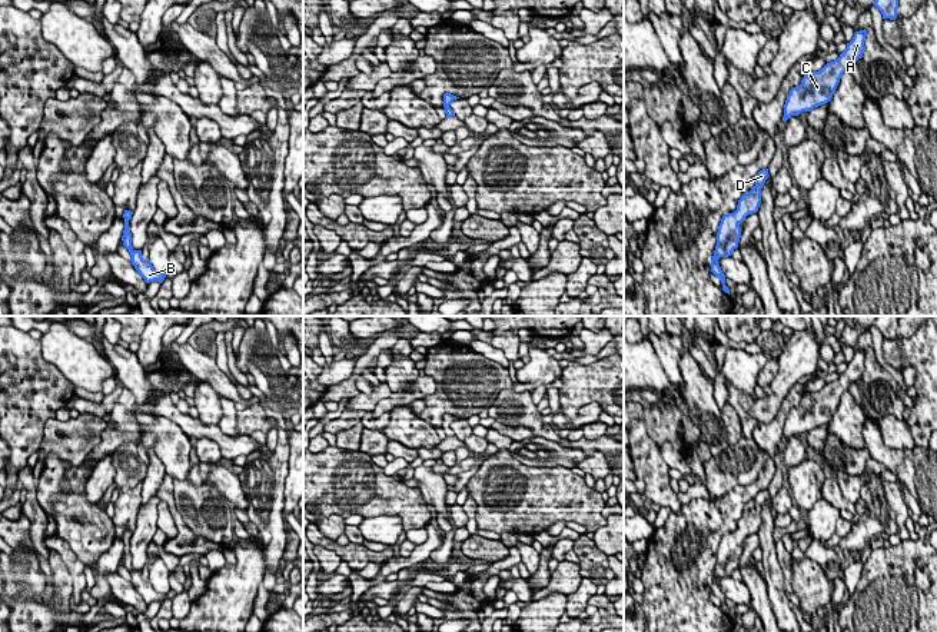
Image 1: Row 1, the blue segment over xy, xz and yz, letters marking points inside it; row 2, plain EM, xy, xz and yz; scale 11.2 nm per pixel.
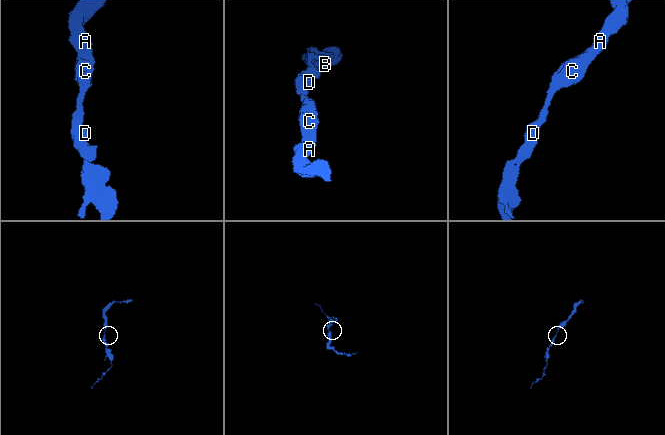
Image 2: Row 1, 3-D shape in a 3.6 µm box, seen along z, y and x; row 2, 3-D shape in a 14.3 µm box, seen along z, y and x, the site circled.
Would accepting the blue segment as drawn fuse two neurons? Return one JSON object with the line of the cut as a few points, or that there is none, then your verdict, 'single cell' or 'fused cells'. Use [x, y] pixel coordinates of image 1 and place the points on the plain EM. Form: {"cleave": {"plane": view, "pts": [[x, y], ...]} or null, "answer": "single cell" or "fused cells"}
{"cleave": null, "answer": "single cell"}

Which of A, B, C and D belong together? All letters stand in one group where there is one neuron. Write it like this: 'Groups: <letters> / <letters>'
Groups: A B C D

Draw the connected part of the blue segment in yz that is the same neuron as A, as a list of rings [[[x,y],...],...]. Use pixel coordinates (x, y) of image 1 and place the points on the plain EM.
[[[865,349],[855,352],[853,360],[847,363],[847,369],[837,380],[827,383],[818,392],[808,392],[804,395],[801,405],[793,408],[787,416],[784,425],[784,442],[791,436],[810,432],[831,420],[840,399],[848,390],[850,383],[863,377],[865,370],[865,356]]]

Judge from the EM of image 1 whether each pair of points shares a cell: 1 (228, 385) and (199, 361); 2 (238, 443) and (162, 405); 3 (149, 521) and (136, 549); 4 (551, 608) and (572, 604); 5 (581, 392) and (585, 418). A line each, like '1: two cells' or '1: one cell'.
1: one cell
2: one cell
3: one cell
4: two cells
5: two cells

